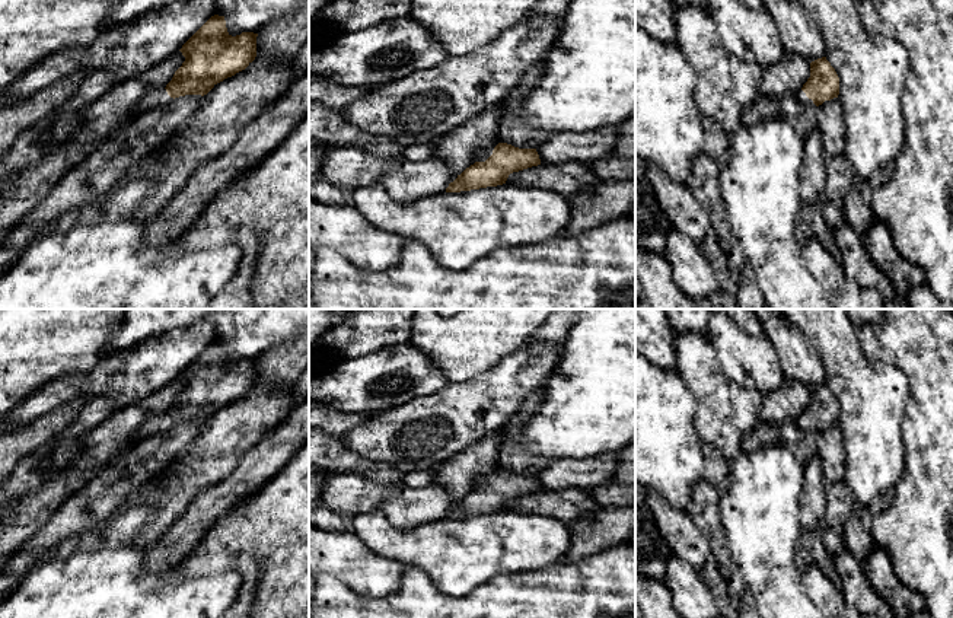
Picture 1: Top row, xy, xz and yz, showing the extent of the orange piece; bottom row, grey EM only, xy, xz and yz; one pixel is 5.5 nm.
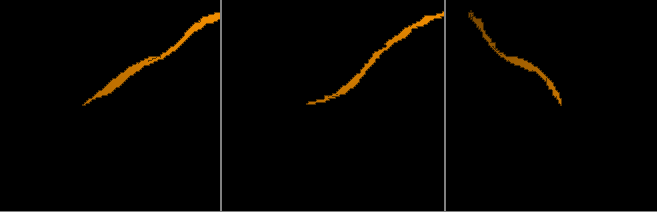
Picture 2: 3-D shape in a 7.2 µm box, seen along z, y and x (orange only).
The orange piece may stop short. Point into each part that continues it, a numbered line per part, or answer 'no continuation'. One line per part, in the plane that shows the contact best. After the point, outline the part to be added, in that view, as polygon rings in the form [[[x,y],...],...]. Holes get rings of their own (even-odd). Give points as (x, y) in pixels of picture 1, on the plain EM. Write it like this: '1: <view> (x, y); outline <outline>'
1: xz (481, 481); outline [[[490,474],[490,475],[478,475],[474,480],[475,488],[485,488],[493,481],[494,474]]]

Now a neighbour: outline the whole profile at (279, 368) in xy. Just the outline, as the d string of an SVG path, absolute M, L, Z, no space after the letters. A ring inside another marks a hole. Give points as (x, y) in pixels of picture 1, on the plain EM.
M309 335L267 351L256 363L256 386L286 388L309 367Z

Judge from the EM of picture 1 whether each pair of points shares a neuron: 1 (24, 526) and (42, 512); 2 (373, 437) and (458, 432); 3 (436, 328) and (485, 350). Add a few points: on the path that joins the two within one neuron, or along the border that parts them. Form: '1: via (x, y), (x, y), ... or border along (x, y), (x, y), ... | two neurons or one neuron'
1: via (28, 522), (38, 512) | one neuron
2: via (394, 433), (399, 429), (437, 430) | one neuron
3: via (448, 340), (452, 344), (474, 344) | one neuron

